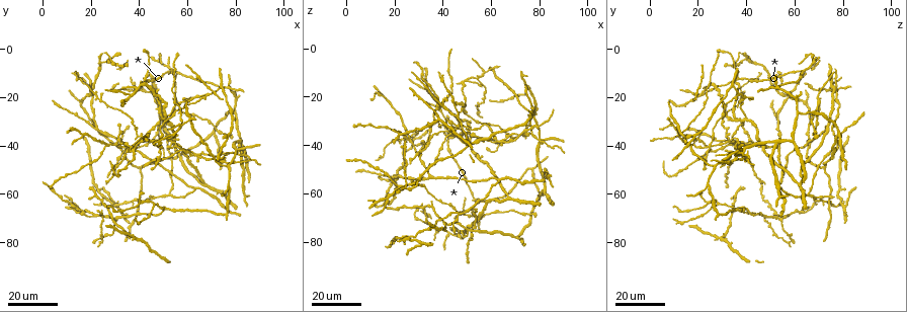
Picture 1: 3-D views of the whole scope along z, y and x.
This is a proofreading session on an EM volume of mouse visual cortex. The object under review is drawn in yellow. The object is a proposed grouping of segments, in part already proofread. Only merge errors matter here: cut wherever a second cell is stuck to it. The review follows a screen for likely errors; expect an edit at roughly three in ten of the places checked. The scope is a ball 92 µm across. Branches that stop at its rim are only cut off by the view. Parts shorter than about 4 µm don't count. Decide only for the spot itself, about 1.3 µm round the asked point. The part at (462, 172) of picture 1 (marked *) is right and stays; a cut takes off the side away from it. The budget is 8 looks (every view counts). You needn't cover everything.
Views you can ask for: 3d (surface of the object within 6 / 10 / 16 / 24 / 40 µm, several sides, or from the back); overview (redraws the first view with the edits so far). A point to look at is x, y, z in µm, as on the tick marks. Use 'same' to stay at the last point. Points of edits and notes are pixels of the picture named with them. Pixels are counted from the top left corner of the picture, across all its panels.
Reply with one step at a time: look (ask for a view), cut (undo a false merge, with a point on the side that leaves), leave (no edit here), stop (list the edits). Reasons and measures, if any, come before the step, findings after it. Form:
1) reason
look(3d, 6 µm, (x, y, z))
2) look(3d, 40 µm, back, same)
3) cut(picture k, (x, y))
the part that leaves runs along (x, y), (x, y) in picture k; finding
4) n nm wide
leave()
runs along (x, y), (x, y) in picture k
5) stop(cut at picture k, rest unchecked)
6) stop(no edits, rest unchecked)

side arm on a straight run
look(3d, 16 µm, (56, 32, 10))

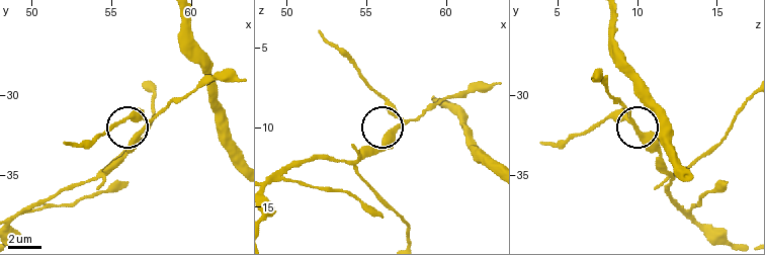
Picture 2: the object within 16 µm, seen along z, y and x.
look(3d, 10 µm, (57.4, 31.7, 9.6))

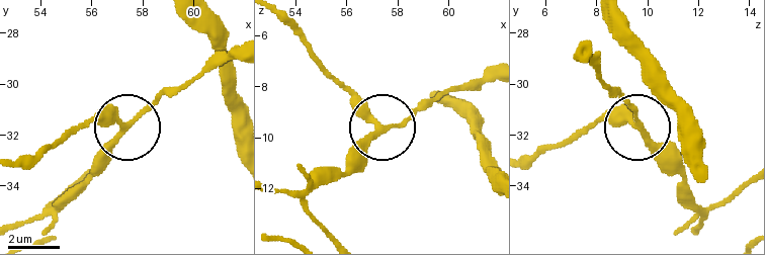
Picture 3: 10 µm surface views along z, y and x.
look(3d, 6 µm, (57.2, 31.6, 9.6))

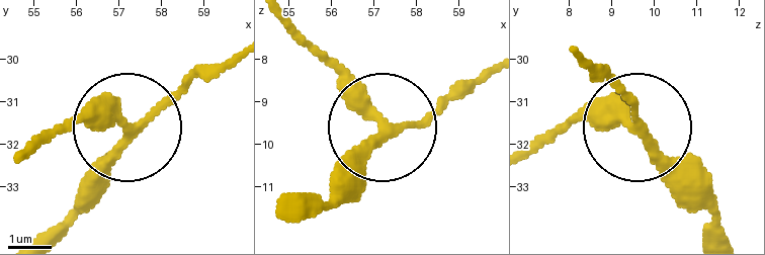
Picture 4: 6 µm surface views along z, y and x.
side arm 8 µm
leave()
runs along (302, 216), (380, 125), (421, 118), (449, 92) in picture 4; one cell here

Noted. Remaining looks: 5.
two arms in line, one across
look(3d, 24 µm, (49, 38, 13))

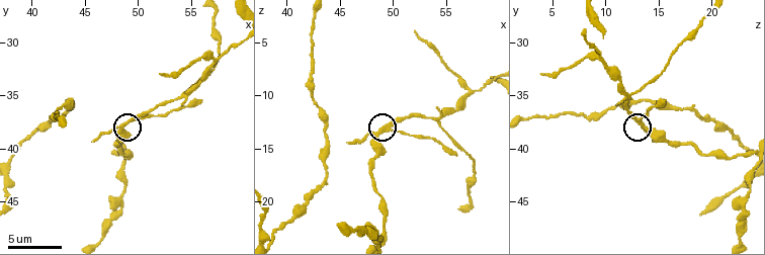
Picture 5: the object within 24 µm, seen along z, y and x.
look(3d, 6 µm, (49.8, 37.2, 13.0))

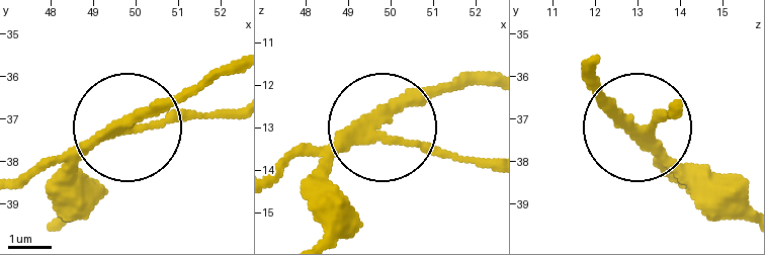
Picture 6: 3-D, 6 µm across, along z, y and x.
230 nm wide
leave()
continuous, no second cell

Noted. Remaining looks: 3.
three-way junction
look(3d, 24 µm, (38, 41, 24))

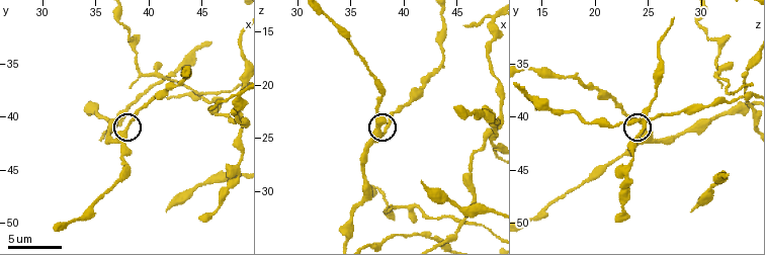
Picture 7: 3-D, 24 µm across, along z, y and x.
closer look
look(3d, 10 µm, (37.8, 41.8, 24.4))

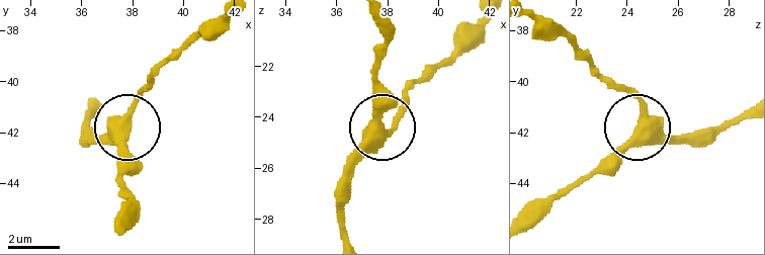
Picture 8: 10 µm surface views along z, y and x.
440 nm wide
leave()
runs along (90, 105), (90, 125), (105, 139), (153, 82) in picture 8; all the same cell

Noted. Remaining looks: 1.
four arms meet
look(3d, 16 µm, (54.4, 35.0, 12.4))

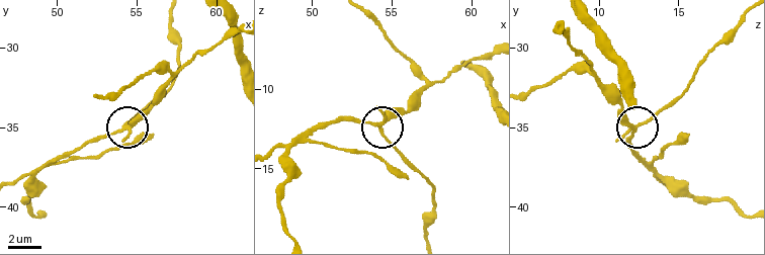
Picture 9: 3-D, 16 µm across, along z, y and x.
240 nm wide
cut(picture 9, (392, 145))
the part that leaves runs along (381, 126), (389, 142), (433, 186), (433, 210), (425, 236) in picture 9; a second cell is stuck on

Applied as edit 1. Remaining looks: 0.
stop(cut at picture 9, rest unchecked)

